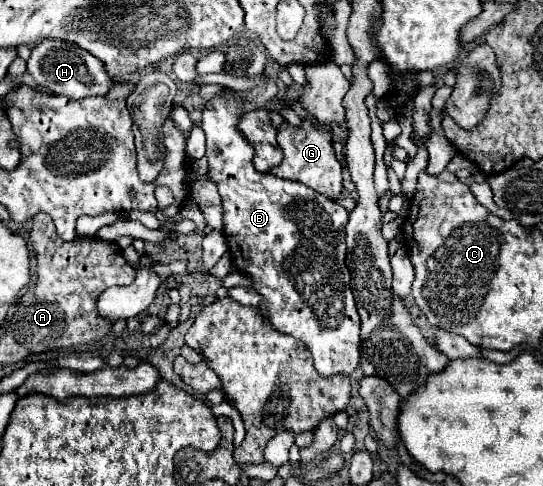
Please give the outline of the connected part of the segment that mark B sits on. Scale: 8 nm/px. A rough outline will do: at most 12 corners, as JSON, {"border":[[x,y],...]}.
{"border":[[240,101],[202,115],[260,315],[322,377],[360,363],[348,211],[260,173]]}

